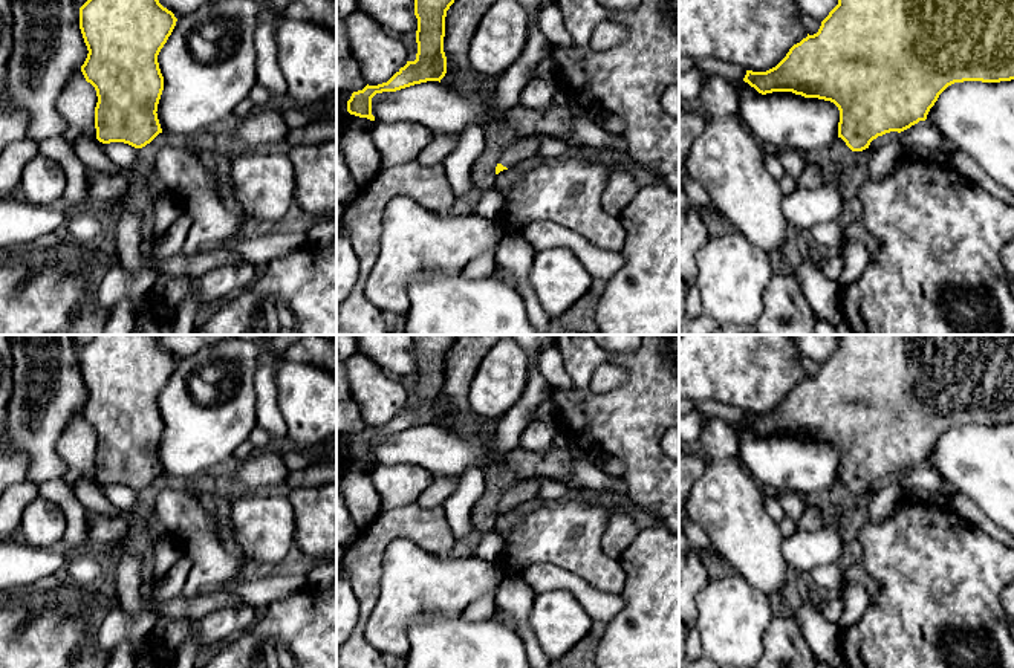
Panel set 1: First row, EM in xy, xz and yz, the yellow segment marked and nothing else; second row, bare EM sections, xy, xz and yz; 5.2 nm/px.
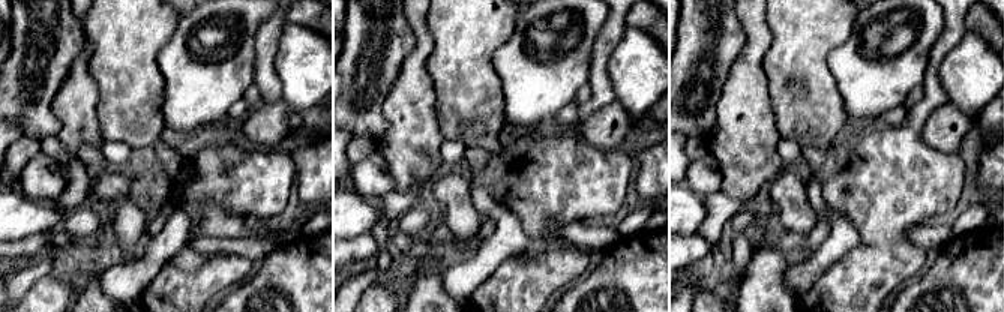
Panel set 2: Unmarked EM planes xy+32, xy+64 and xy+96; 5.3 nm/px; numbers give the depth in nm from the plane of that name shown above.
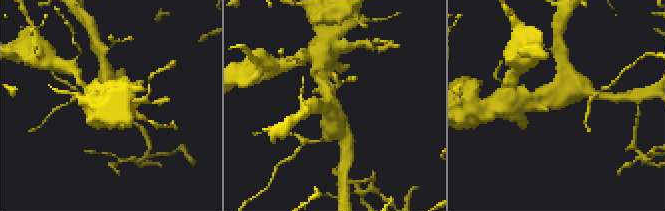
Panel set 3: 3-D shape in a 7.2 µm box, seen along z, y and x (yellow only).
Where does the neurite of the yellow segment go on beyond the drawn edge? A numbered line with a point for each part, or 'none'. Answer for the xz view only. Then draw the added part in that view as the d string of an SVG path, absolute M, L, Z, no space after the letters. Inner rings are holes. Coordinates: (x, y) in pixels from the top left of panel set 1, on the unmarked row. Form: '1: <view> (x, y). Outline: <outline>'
1: xz (522, 491). Outline: M525 478L512 483L502 495L499 506L508 512L517 506L540 497L540 482L534 478Z

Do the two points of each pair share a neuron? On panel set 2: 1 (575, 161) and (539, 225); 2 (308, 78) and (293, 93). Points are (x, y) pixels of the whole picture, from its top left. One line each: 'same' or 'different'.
1: same
2: same

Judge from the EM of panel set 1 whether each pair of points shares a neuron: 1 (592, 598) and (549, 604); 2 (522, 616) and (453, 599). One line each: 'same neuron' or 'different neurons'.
1: different neurons
2: different neurons

